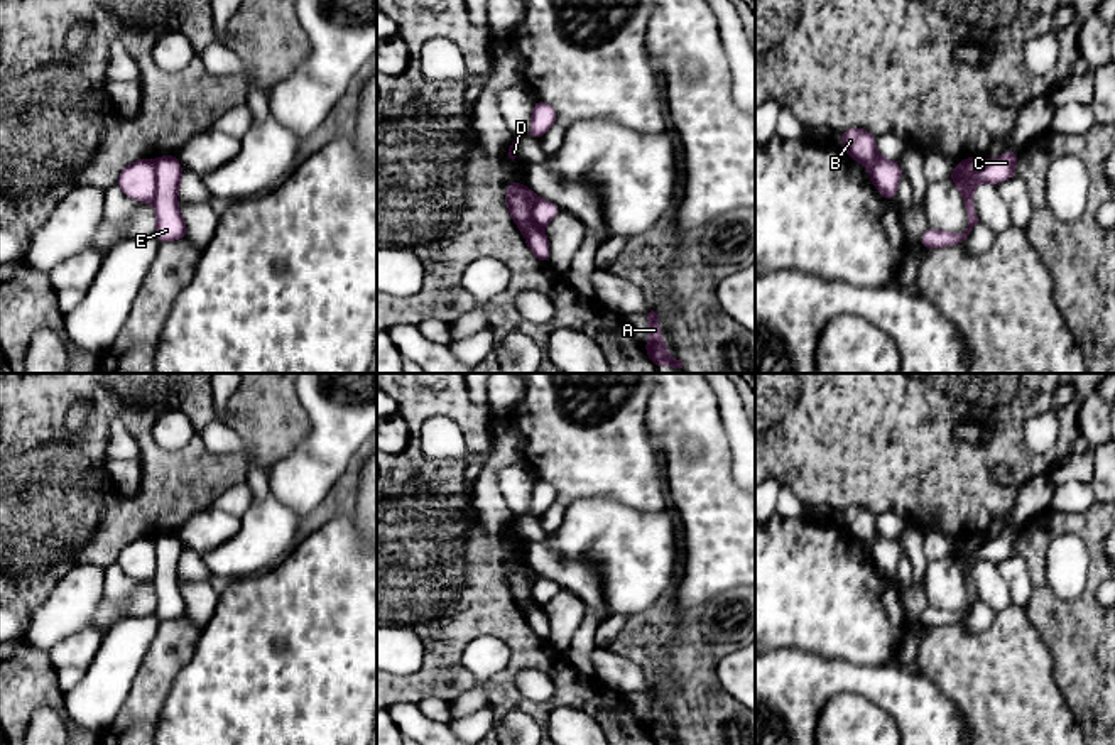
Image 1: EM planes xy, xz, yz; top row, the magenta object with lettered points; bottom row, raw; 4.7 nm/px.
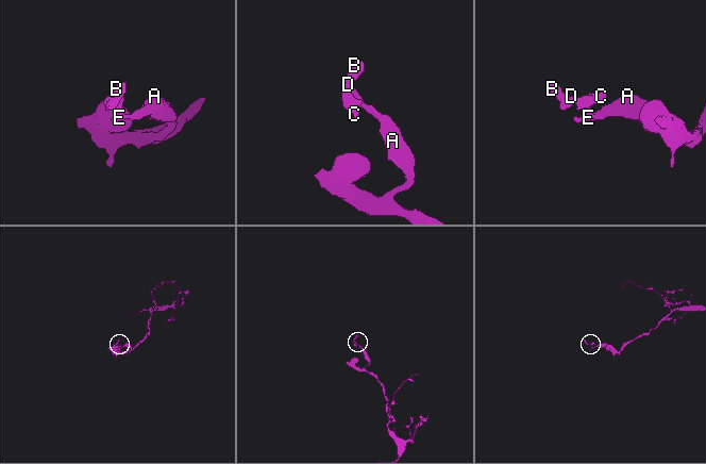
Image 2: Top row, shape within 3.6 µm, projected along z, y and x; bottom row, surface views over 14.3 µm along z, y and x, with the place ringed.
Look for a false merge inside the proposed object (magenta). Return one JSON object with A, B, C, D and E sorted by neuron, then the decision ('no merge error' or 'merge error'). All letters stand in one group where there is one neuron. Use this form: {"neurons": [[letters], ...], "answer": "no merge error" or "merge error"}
{"neurons": [["A", "E"], ["B", "C", "D"]], "answer": "merge error"}

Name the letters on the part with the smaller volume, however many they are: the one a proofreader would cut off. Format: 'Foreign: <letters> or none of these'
Foreign: B, C, D

